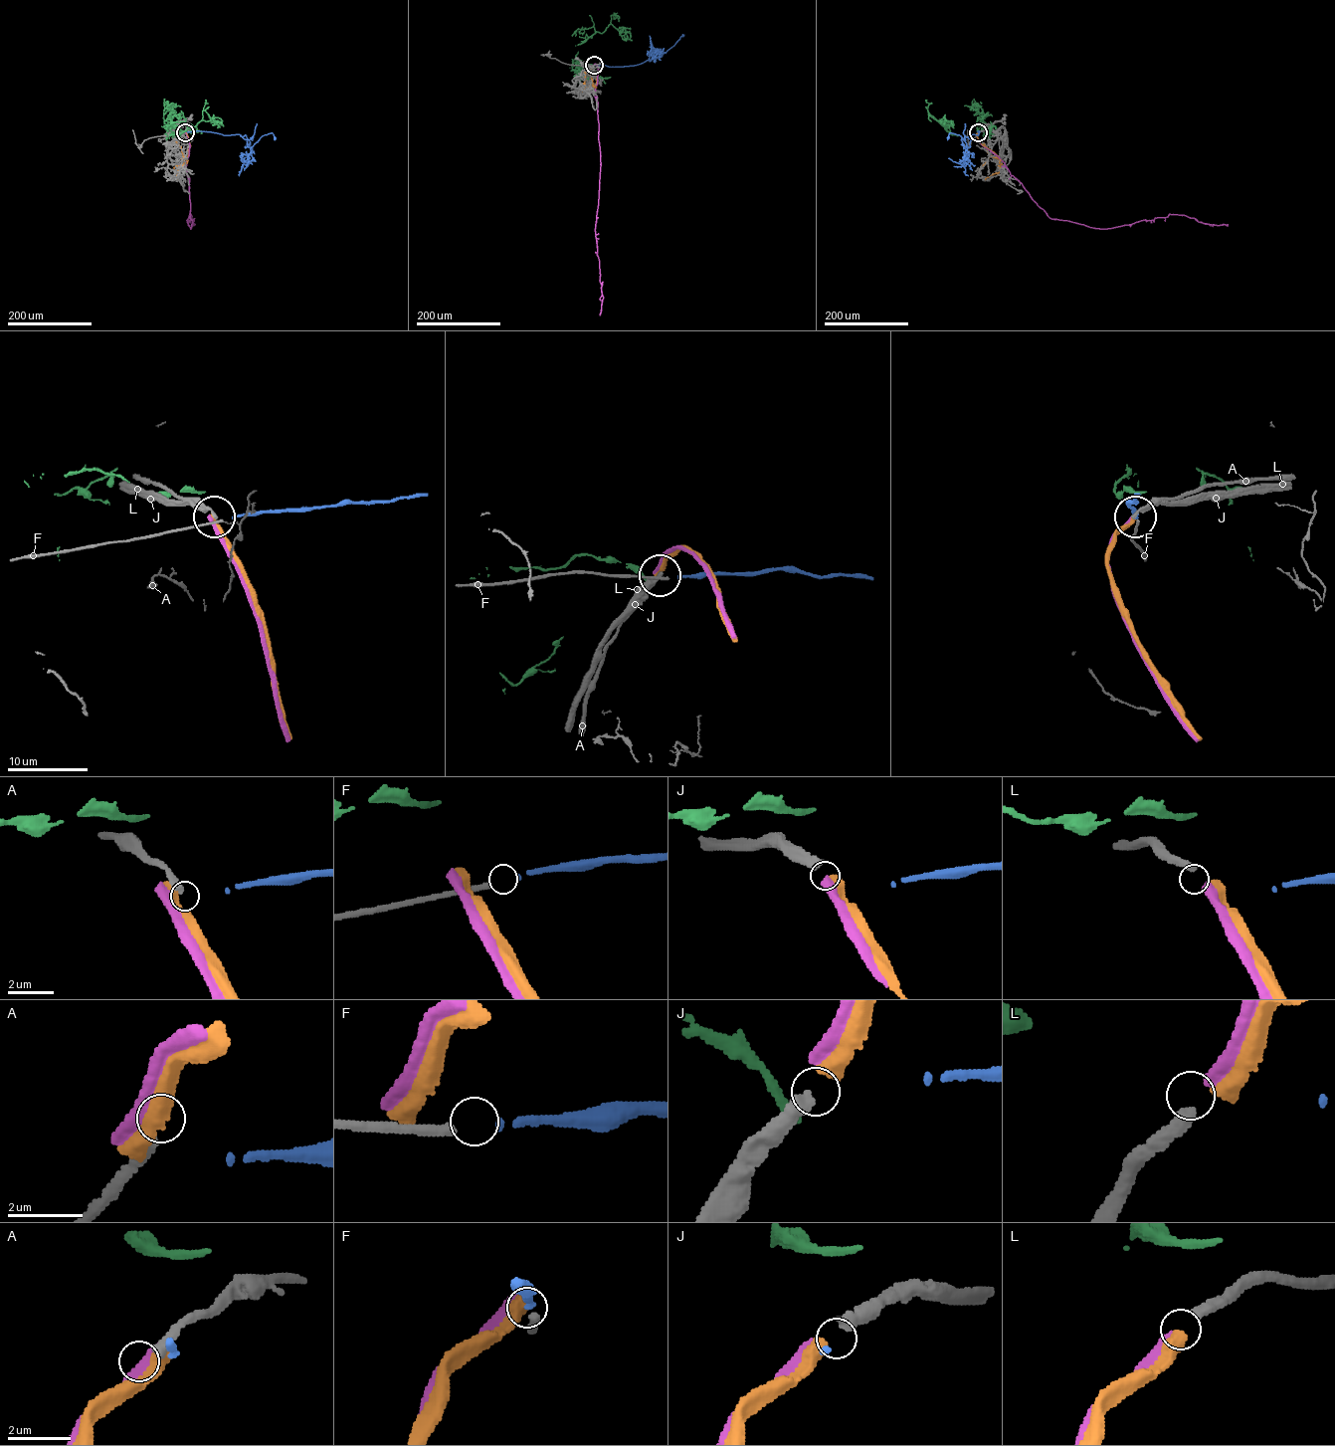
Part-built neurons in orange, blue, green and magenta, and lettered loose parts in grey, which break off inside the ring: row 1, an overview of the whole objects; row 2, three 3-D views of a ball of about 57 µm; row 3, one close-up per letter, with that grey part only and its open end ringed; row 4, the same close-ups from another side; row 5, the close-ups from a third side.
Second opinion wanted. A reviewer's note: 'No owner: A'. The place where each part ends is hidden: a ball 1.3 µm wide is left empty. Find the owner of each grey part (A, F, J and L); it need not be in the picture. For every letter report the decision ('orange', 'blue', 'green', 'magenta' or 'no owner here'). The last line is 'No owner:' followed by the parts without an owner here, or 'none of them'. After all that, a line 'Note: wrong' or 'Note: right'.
A: no owner here
F: blue
J: orange
L: magenta
No owner: A
Note: right

